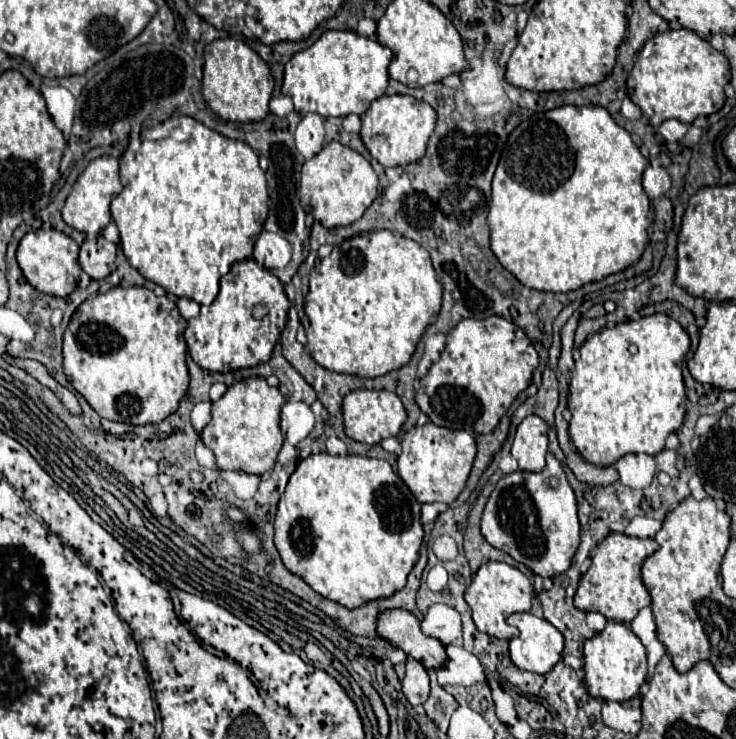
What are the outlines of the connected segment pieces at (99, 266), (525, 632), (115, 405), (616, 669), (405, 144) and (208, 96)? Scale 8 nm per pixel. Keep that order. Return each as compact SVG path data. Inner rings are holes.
M102 235L80 245L78 263L92 279L104 279L116 269L116 245Z
M516 613L516 615L510 615L508 617L508 623L514 625L514 627L518 627L518 631L520 631L520 635L510 641L510 657L512 657L512 663L518 669L544 675L544 673L548 673L562 659L564 637L546 619L536 617L534 613Z
M116 287L106 293L100 293L92 299L86 299L76 313L70 319L70 325L64 331L64 373L68 381L74 385L74 389L90 403L90 407L104 419L120 421L120 423L132 423L132 425L146 425L146 423L160 423L168 415L172 415L178 409L180 399L188 391L188 367L186 367L186 339L184 339L186 319L178 313L178 307L168 297L156 297L146 287Z
M608 621L608 625L584 643L584 679L588 693L602 701L628 701L638 695L646 681L646 649L630 627Z
M382 95L362 115L360 137L370 155L384 167L410 165L422 159L428 137L436 125L436 111L426 103L410 95Z
M216 39L204 47L202 95L210 109L224 121L250 123L268 115L268 103L274 89L274 77L262 57L238 39Z

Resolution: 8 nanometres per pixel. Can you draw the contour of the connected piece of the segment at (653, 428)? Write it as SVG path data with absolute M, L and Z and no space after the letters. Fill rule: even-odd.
M648 315L638 321L624 321L612 329L598 331L584 341L570 381L568 409L572 413L570 439L588 463L606 467L614 465L626 453L656 455L664 449L666 437L682 425L686 413L682 359L688 349L688 333L668 315Z

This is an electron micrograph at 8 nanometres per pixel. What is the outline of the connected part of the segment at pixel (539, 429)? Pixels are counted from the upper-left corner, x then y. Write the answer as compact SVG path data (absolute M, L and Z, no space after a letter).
M528 415L516 431L516 437L512 443L512 457L518 461L520 471L542 471L544 469L544 457L548 453L548 425L538 415Z

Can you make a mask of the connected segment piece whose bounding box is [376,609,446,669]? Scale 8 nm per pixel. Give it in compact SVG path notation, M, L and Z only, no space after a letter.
M404 609L380 611L376 619L376 633L380 639L402 649L408 657L420 661L426 669L438 669L446 661L444 645L422 633L416 615Z

